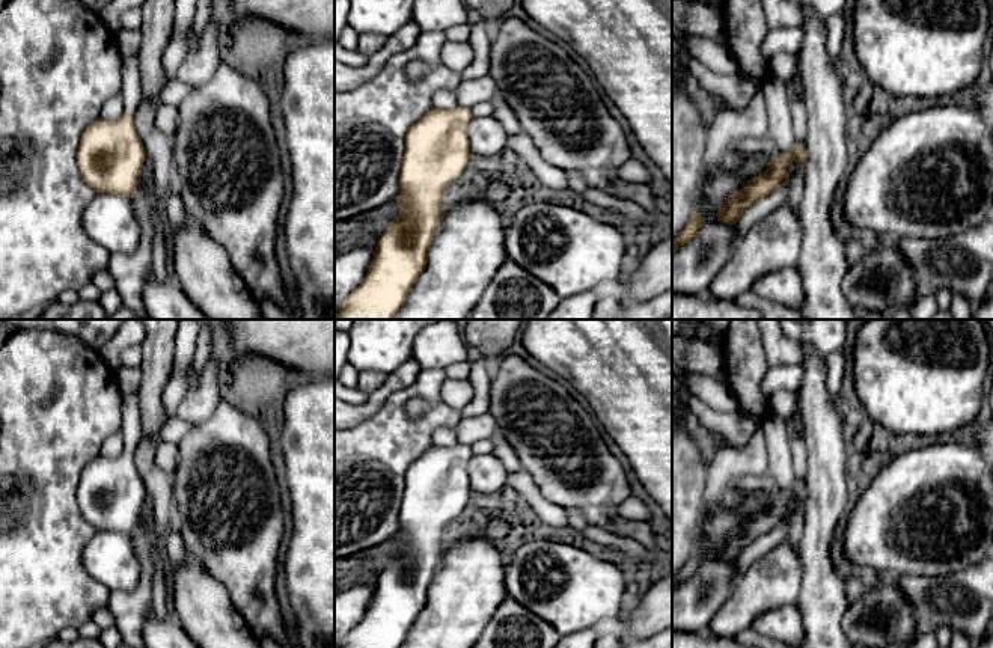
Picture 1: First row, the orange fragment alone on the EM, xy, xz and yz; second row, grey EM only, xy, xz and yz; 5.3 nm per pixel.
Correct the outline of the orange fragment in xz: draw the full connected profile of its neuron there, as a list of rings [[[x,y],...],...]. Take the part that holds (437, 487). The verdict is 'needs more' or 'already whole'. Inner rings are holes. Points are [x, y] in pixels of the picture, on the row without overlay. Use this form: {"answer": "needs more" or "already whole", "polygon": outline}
{"answer": "already whole", "polygon": [[[432,445],[407,470],[399,509],[399,553],[377,580],[363,619],[339,648],[401,648],[425,609],[440,564],[443,530],[470,502],[470,445]]]}

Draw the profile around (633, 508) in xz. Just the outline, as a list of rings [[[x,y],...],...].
[[[630,496],[618,508],[618,517],[622,520],[648,523],[651,517],[651,509],[639,497]]]

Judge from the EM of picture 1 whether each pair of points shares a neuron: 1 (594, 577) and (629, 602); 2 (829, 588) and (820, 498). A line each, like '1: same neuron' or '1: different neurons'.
1: different neurons
2: same neuron

